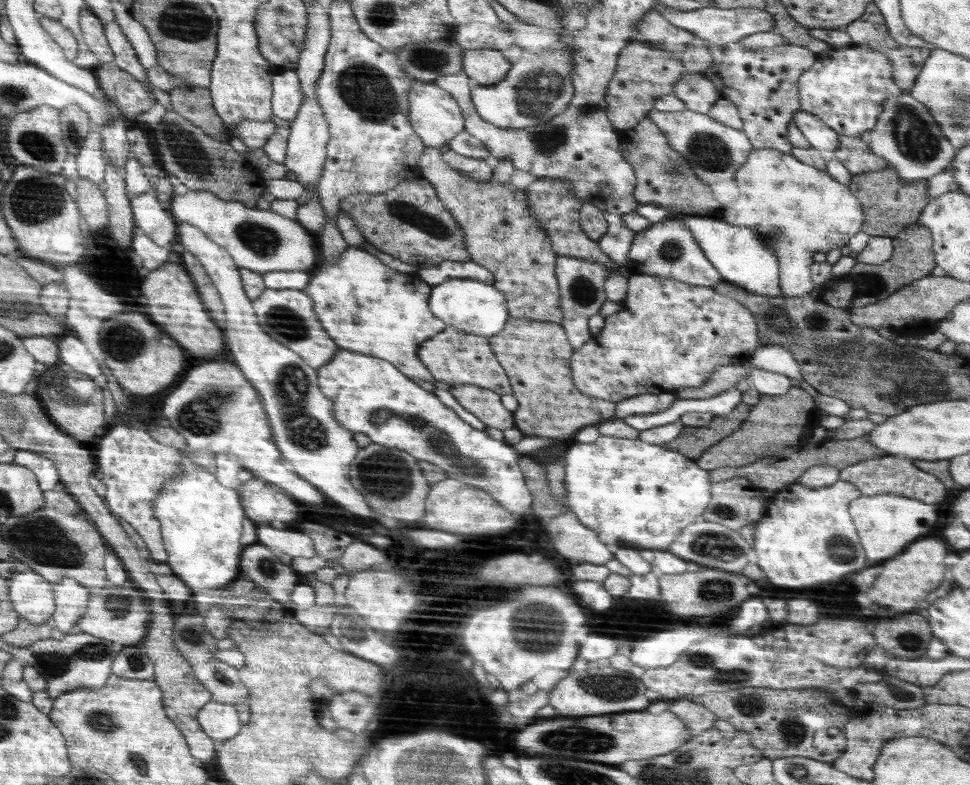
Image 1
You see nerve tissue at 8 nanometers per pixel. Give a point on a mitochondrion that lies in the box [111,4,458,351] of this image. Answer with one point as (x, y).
(366, 90)

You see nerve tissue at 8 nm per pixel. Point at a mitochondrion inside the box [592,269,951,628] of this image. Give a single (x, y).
(716, 545)

